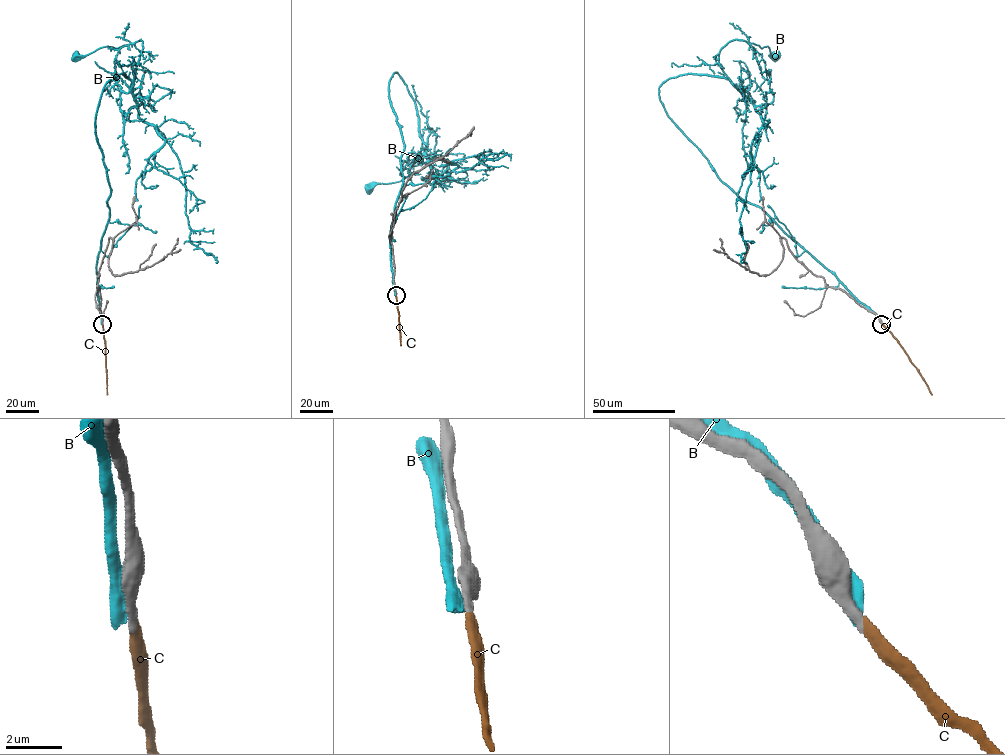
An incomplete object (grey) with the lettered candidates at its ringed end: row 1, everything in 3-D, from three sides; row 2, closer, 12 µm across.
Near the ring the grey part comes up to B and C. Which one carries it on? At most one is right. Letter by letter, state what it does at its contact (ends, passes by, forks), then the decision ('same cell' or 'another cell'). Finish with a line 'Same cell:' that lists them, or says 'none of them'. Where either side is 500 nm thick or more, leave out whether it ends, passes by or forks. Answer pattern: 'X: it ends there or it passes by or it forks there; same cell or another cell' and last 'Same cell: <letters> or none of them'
B: another cell
C: it ends there; same cell
Same cell: C

